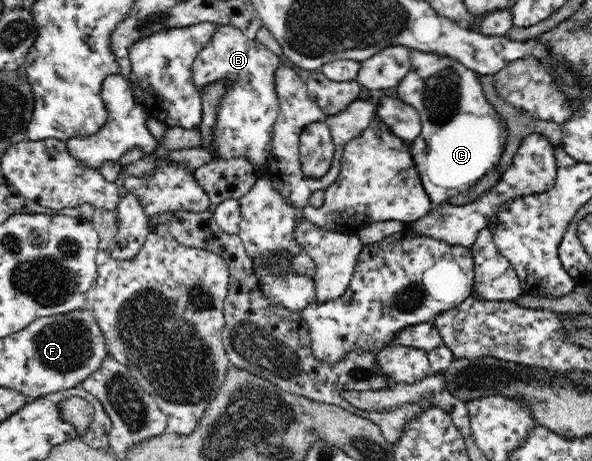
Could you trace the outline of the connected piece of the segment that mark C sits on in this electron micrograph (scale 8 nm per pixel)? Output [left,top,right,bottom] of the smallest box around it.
[396,49,507,207]

